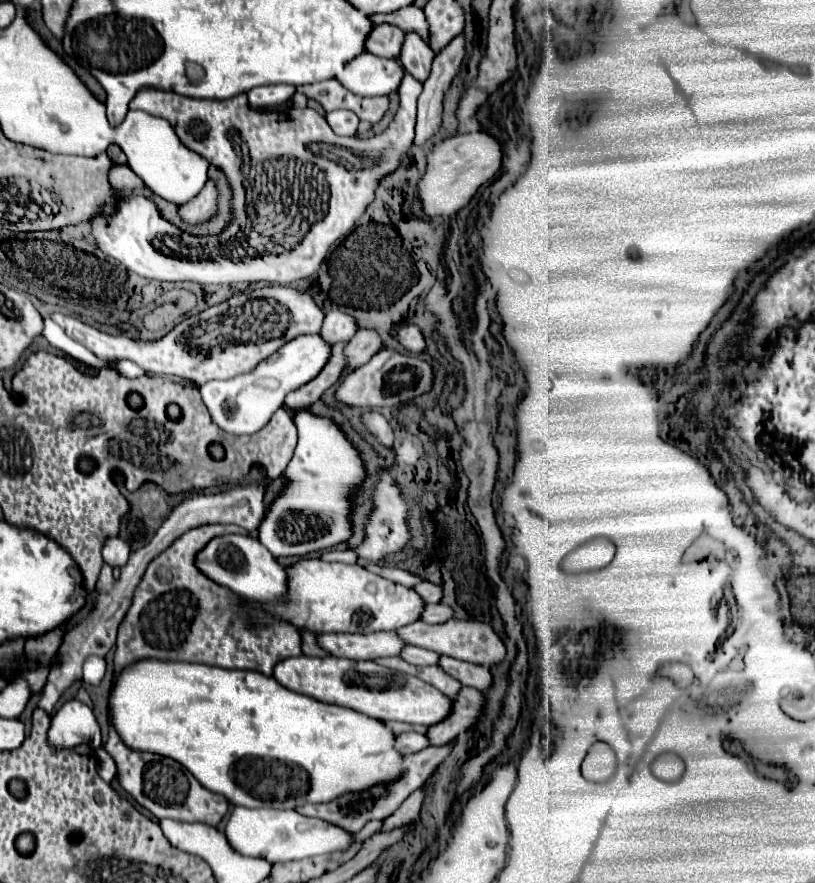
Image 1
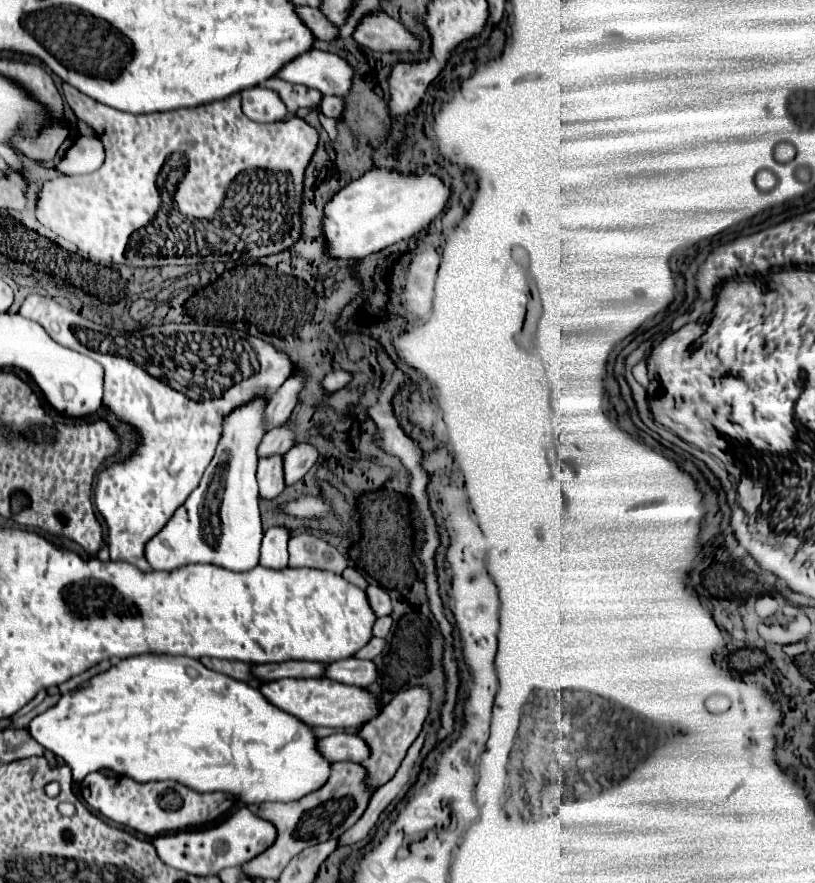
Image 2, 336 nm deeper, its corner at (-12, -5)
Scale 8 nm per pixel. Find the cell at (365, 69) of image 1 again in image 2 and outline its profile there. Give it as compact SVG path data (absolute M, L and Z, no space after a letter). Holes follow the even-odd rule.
M310 50L308 54L296 58L296 62L284 66L284 70L280 70L278 76L292 84L316 88L324 96L332 94L344 98L352 92L354 68L338 54Z

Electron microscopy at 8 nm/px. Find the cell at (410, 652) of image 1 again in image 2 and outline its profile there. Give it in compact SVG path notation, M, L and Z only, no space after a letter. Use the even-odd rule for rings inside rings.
M346 658L328 664L326 678L332 678L336 682L352 684L352 686L370 686L378 680L380 670L372 660L360 660L360 658Z

